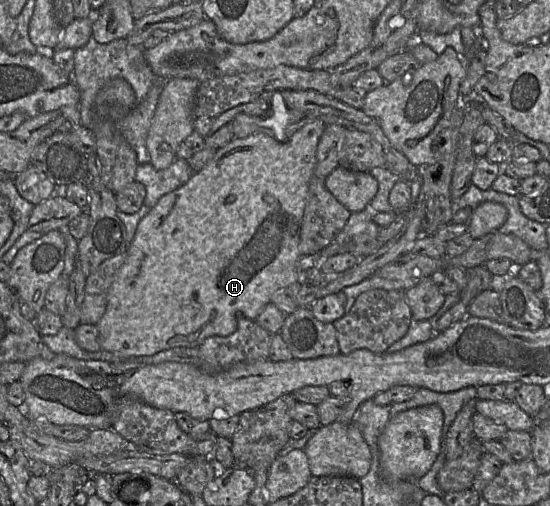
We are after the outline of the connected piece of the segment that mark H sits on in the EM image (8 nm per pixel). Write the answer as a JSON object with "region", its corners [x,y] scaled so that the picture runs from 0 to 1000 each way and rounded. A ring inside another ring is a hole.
{"region":[[[571,233],[536,259],[518,281],[496,269],[471,263],[442,275],[424,273],[415,285],[393,296],[375,328],[327,372],[295,387],[285,403],[251,441],[244,470],[229,494],[225,520],[213,536],[195,583],[193,613],[173,642],[180,658],[184,692],[218,708],[276,704],[318,686],[362,686],[382,664],[411,666],[431,650],[429,619],[438,617],[453,632],[464,632],[476,611],[491,599],[500,577],[549,551],[549,508],[544,496],[544,466],[562,360],[569,348],[580,275],[593,253],[582,233]]]}

